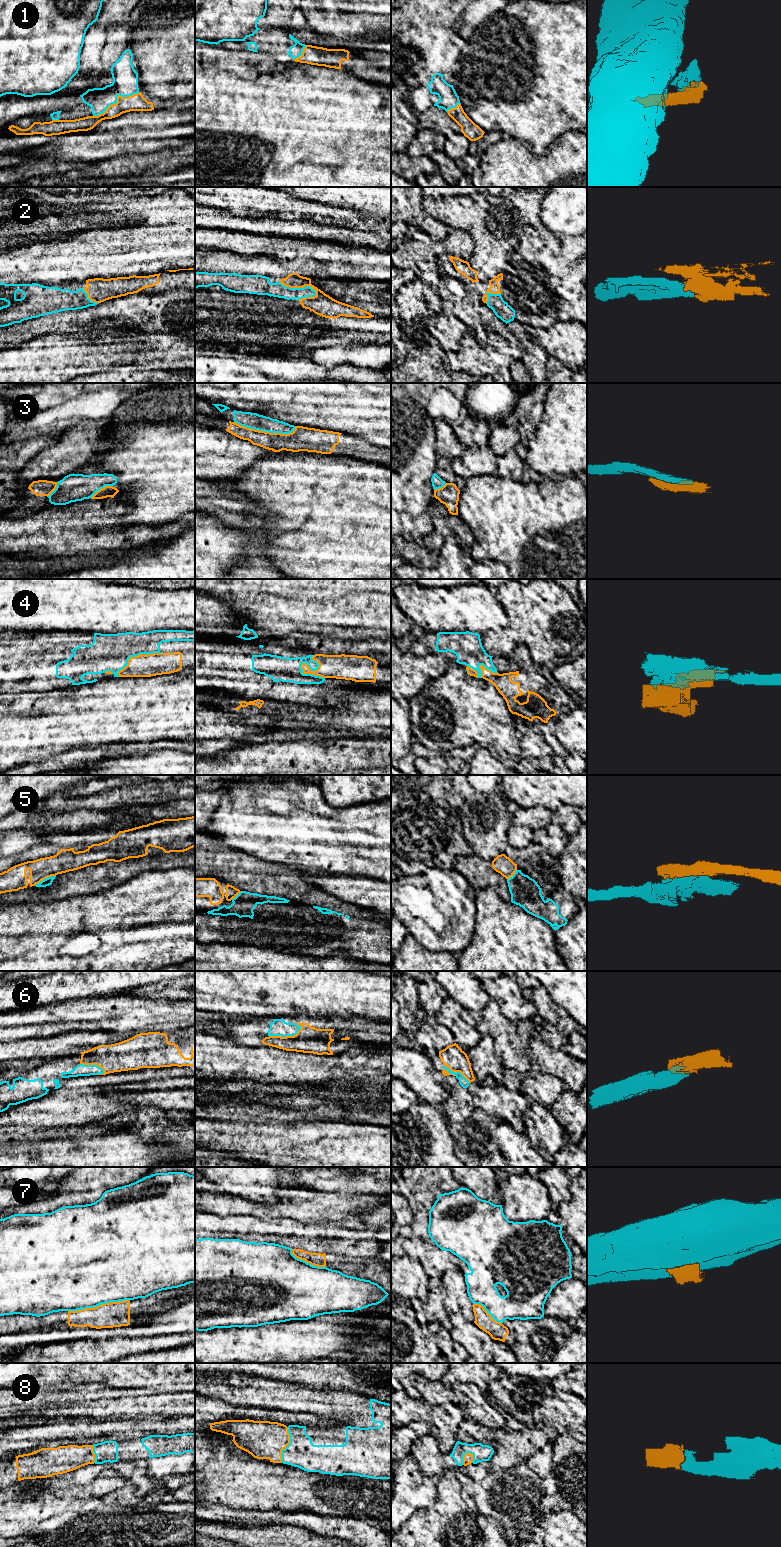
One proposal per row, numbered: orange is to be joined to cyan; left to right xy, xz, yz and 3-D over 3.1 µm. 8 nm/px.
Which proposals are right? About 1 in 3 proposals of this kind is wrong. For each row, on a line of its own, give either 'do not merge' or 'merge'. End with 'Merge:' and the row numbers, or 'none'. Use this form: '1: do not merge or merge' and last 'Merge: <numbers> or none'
1: do not merge
2: merge
3: do not merge
4: do not merge
5: do not merge
6: merge
7: do not merge
8: merge
Merge: 2, 6, 8

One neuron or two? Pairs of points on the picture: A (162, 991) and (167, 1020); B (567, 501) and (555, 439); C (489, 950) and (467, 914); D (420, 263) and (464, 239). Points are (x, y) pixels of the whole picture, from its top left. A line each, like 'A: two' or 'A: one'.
A: two
B: two
C: two
D: one

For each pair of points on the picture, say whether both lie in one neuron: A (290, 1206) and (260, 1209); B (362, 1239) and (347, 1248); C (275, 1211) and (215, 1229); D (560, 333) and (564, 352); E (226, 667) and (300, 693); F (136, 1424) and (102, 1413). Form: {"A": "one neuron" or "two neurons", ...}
{"A": "one neuron", "B": "one neuron", "C": "two neurons", "D": "one neuron", "E": "one neuron", "F": "two neurons"}

